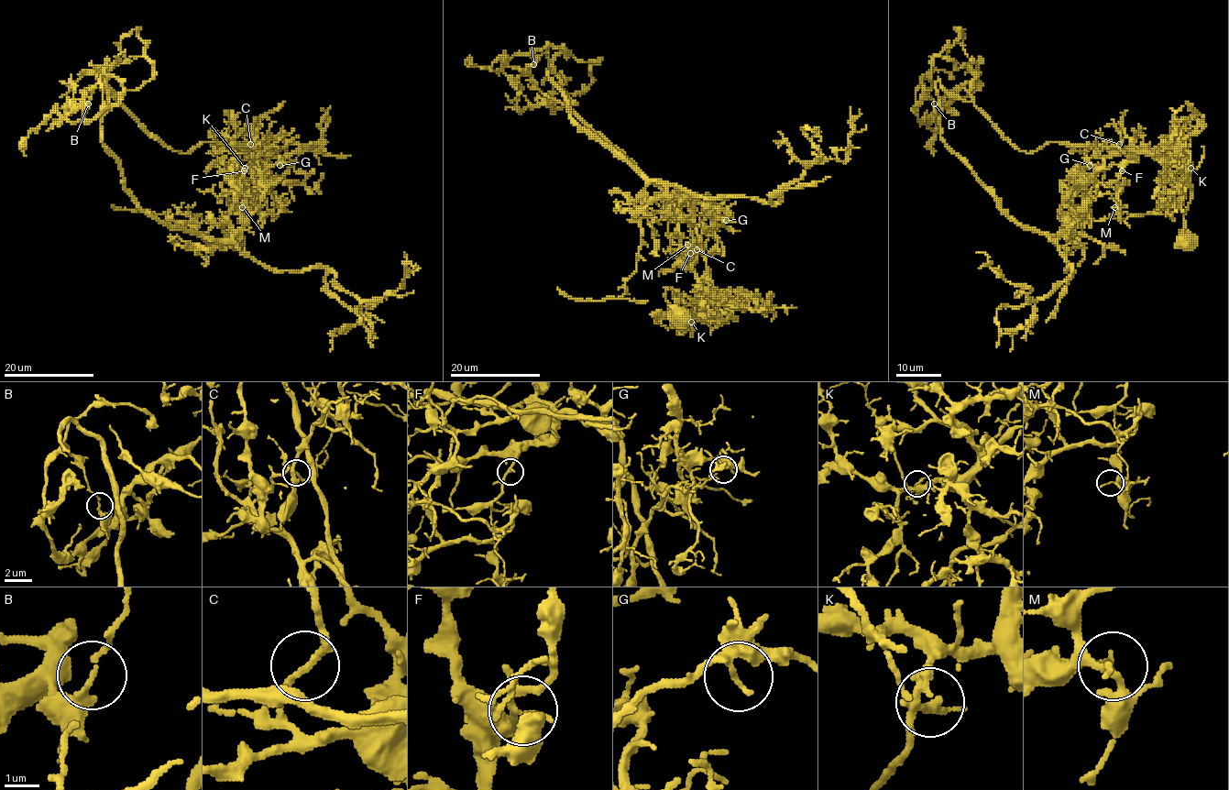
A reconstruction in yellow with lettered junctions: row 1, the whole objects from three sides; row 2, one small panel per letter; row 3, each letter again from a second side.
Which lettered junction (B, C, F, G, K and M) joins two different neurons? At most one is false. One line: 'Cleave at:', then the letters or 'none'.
Cleave at: B

